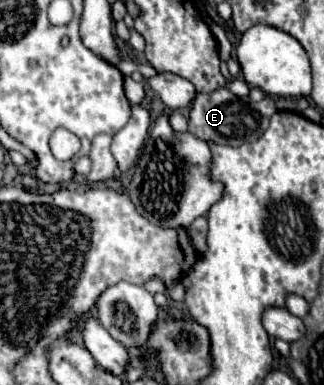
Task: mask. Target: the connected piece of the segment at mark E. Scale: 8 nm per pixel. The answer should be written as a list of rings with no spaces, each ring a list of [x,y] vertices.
[[[219,88],[211,94],[197,94],[191,102],[189,112],[189,132],[201,140],[213,140],[217,144],[241,146],[245,142],[255,142],[269,126],[269,118],[277,112],[275,100],[265,96],[261,102],[251,104],[249,100],[237,98],[229,88]]]

